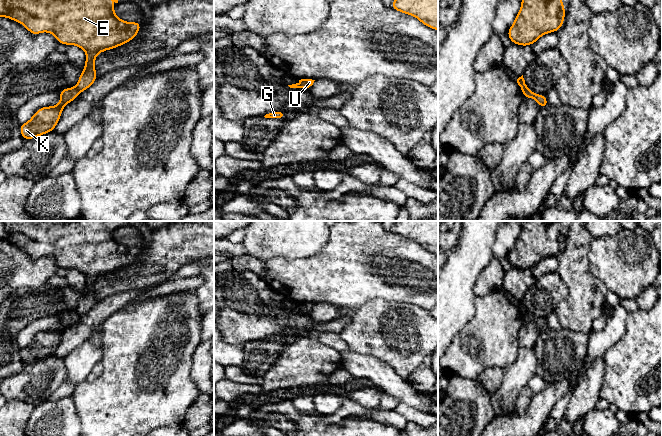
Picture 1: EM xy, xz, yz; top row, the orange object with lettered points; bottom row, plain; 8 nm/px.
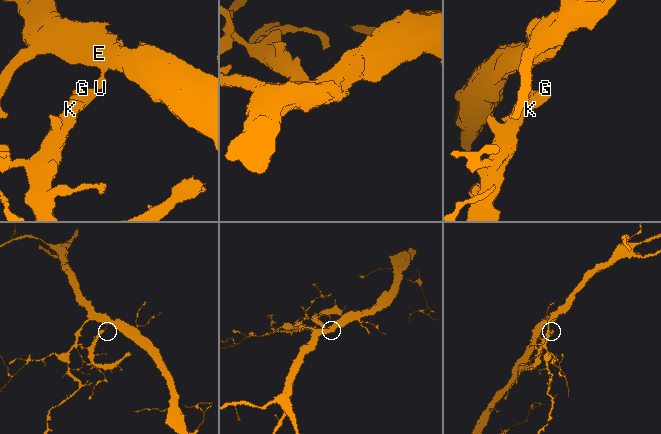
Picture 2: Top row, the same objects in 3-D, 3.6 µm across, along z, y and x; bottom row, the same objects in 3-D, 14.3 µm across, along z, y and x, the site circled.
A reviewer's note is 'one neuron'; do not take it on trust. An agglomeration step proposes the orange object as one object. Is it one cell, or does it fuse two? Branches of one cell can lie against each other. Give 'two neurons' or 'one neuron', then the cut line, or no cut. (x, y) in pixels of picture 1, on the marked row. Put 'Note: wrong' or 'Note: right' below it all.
two neurons | xy (74, 87), (79, 92)
Note: wrong

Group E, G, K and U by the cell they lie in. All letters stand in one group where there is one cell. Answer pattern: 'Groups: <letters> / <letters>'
Groups: E U / G K

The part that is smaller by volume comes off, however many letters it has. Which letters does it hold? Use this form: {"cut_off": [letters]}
{"cut_off": ["G", "K"]}

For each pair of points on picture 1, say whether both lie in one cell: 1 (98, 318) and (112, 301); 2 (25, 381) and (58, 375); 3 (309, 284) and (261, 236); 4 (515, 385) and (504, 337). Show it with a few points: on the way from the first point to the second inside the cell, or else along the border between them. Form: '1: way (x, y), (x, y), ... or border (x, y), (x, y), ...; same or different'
1: way (99, 314), (108, 305); same
2: way (34, 378), (40, 373), (52, 369); same
3: border (306, 256), (290, 260), (272, 257), (264, 262); different
4: border (520, 347), (517, 358), (502, 368); different

